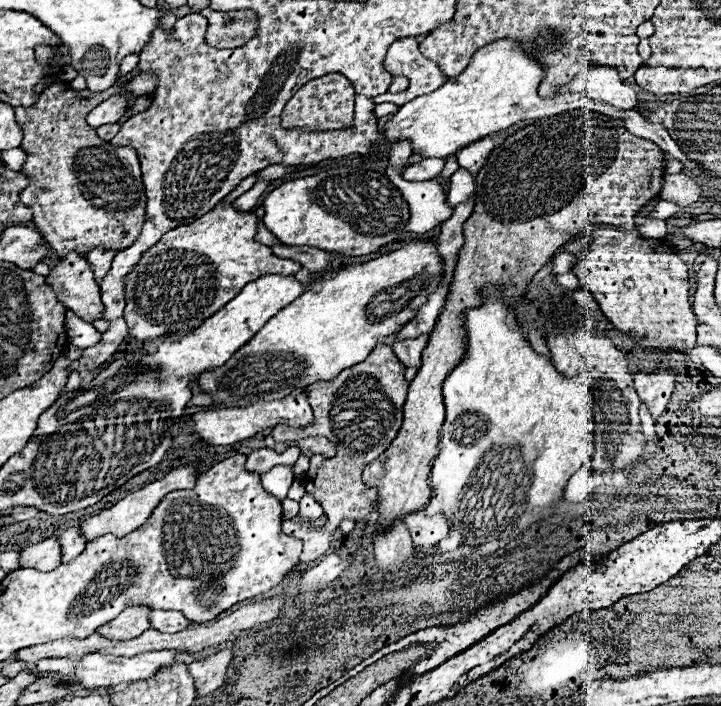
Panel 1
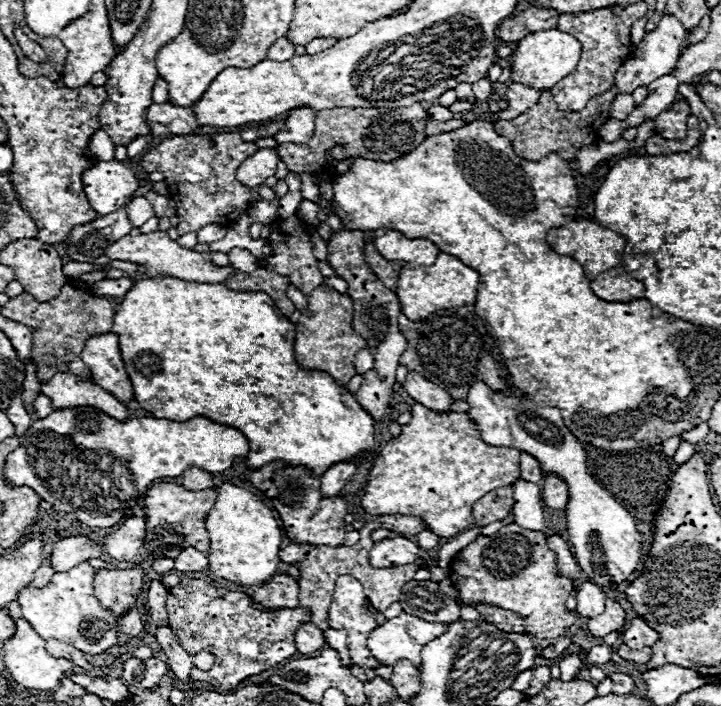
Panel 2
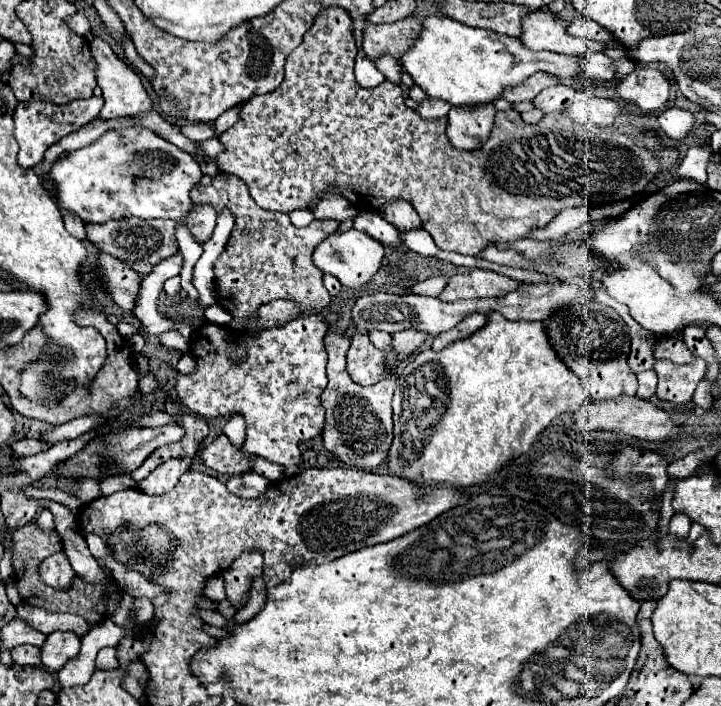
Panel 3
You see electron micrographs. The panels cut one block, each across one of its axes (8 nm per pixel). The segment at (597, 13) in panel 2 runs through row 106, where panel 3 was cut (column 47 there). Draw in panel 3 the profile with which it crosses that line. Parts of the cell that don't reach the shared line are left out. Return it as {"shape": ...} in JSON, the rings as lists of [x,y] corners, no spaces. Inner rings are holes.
{"shape":[[[56,552],[54,556],[48,556],[42,564],[40,564],[40,576],[42,580],[56,588],[56,590],[66,590],[72,584],[74,578],[74,570],[66,558],[64,552]]]}

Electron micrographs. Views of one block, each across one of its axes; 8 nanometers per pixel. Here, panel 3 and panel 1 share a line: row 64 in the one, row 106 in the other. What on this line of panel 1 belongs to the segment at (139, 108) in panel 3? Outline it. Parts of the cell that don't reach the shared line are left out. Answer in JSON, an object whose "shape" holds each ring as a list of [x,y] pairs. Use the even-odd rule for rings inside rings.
{"shape":[[[110,96],[108,100],[100,102],[86,118],[86,122],[94,128],[100,128],[104,124],[116,124],[124,112],[128,110],[128,98],[126,96]]]}

